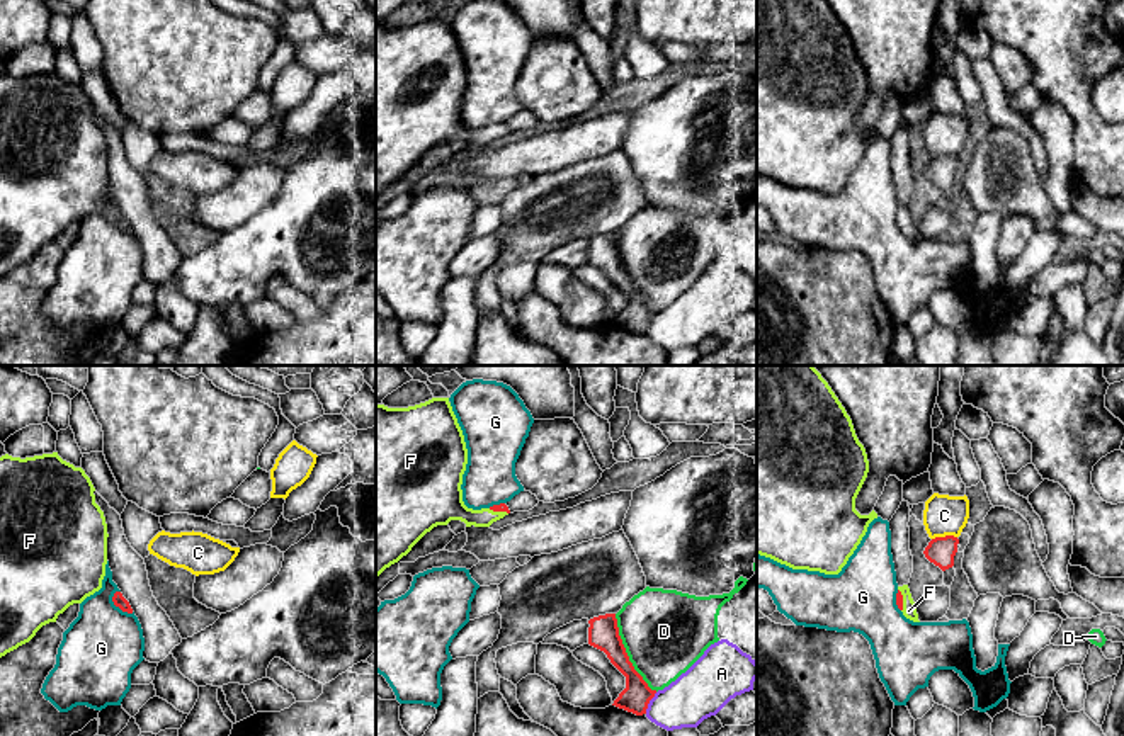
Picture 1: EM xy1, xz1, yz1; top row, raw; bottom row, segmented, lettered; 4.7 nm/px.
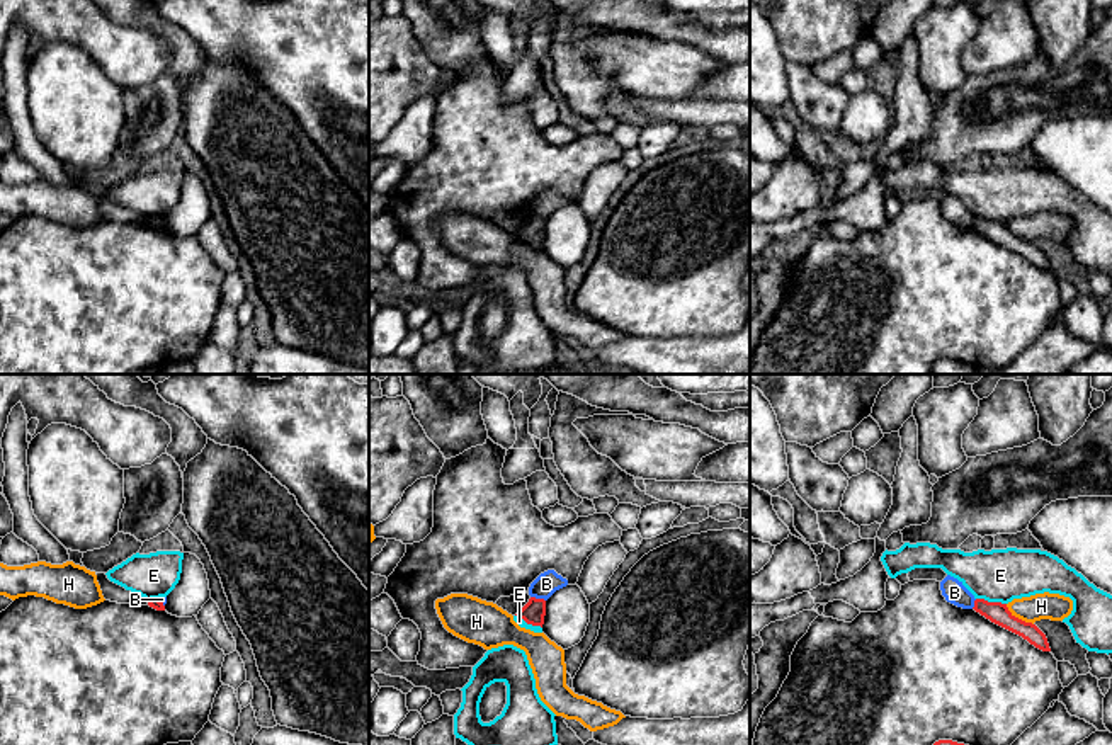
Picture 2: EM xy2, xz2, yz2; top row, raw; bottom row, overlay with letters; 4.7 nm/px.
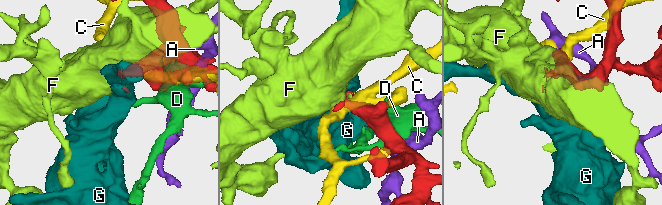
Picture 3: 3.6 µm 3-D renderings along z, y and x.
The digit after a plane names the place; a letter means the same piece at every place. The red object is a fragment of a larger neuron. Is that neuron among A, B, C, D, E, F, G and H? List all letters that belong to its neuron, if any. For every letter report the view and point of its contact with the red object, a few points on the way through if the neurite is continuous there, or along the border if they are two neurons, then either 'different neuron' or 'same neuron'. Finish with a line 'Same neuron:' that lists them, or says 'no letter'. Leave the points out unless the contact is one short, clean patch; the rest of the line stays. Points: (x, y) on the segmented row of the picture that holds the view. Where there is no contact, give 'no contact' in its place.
A: meets red in xz1 at (648, 702); different neuron
B: meets red in xz2 at (538, 599); border along xz2 (531, 596), (544, 601); different neuron
C: meets red in yz1 at (946, 536); different neuron
D: meets red in xz1 at (626, 655); different neuron
E: meets red in yz2 at (992, 602); border along yz2 (976, 597), (1005, 604); different neuron
F: meets red in yz1 at (902, 600); same neuron
G: meets red in xy1 at (118, 605); border along xy1 (116, 590), (113, 602), (123, 611), (133, 612); different neuron
H: meets red in yz2 at (1017, 618); border along yz2 (1005, 604), (1015, 616), (1032, 625); different neuron
Same neuron: F

